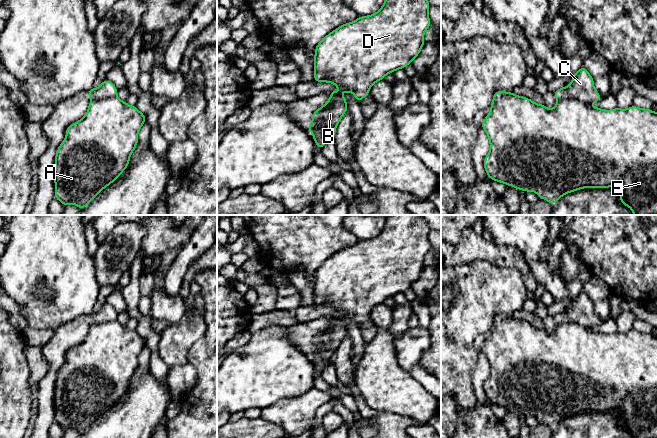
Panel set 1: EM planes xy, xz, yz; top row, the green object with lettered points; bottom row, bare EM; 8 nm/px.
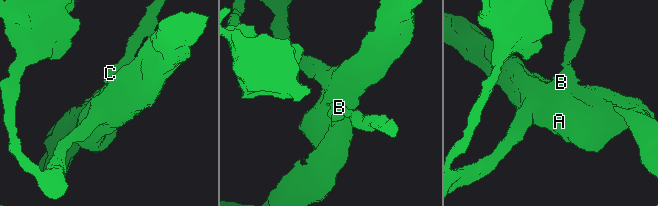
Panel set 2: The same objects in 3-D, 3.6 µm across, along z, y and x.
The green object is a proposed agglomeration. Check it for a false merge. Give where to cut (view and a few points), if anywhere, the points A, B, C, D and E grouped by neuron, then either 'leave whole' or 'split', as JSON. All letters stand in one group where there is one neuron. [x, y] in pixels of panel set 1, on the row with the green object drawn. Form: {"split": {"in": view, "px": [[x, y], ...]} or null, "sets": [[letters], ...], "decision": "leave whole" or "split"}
{"split": {"in": "yz", "px": [[558, 100], [573, 98], [588, 104]]}, "sets": [["A", "B", "D", "E"], ["C"]], "decision": "split"}

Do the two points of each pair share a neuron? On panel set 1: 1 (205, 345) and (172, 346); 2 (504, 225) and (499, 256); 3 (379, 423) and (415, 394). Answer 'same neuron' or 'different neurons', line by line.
1: different neurons
2: different neurons
3: different neurons

